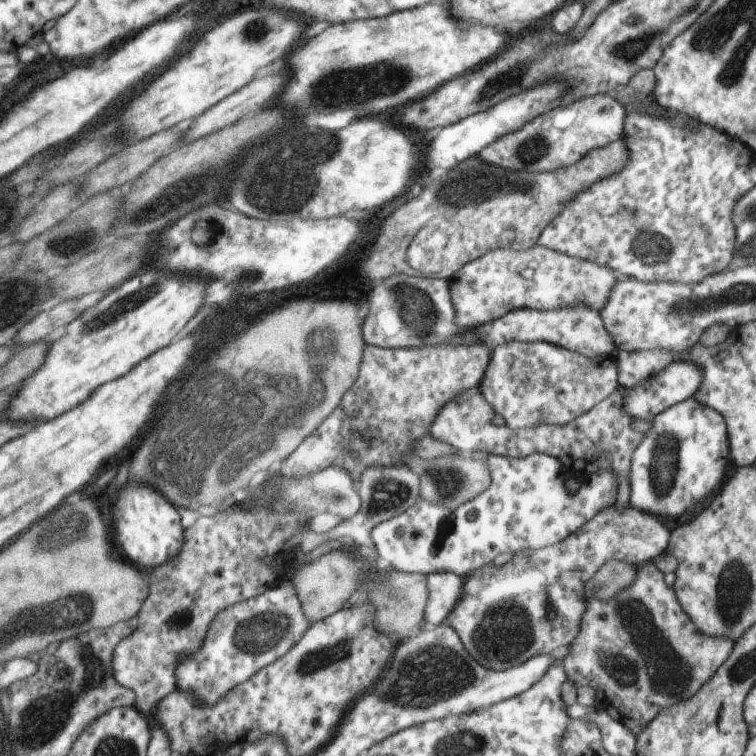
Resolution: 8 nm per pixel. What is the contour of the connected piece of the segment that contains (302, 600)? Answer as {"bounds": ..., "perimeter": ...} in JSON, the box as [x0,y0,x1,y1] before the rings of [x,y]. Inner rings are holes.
{"bounds":[291,550,367,623],"perimeter":[[[331,550],[326,555],[297,568],[291,576],[291,584],[297,593],[297,601],[304,618],[311,623],[322,620],[346,605],[351,592],[357,589],[363,571],[367,569],[365,558],[355,560],[351,554]]]}

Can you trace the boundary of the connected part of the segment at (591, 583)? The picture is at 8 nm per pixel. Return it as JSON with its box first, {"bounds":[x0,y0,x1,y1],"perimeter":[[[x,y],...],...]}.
{"bounds":[585,559,638,600],"perimeter":[[[611,559],[599,567],[599,572],[585,584],[585,600],[613,598],[622,588],[629,587],[638,575],[635,565]]]}

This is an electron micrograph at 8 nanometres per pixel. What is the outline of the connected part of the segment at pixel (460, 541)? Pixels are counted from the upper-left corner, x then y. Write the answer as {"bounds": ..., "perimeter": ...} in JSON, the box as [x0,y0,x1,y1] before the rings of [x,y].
{"bounds":[370,454,618,579],"perimeter":[[[531,454],[524,456],[490,455],[486,459],[490,472],[489,487],[472,500],[461,504],[449,513],[445,504],[429,505],[419,498],[413,507],[405,512],[382,520],[370,532],[372,544],[376,547],[379,561],[389,564],[398,573],[451,573],[463,579],[469,572],[477,571],[491,562],[501,552],[516,553],[521,550],[535,550],[558,543],[582,524],[593,519],[599,511],[612,507],[618,494],[618,481],[611,469],[595,472],[591,483],[582,485],[578,492],[570,494],[563,485],[561,462],[553,455]]]}

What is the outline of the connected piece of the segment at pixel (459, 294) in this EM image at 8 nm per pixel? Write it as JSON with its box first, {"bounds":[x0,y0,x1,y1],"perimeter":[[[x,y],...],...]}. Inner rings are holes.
{"bounds":[446,244,618,329],"perimeter":[[[535,244],[525,250],[495,249],[464,264],[446,283],[457,326],[465,329],[479,327],[518,308],[540,311],[587,305],[595,310],[609,302],[618,277],[613,269]]]}

